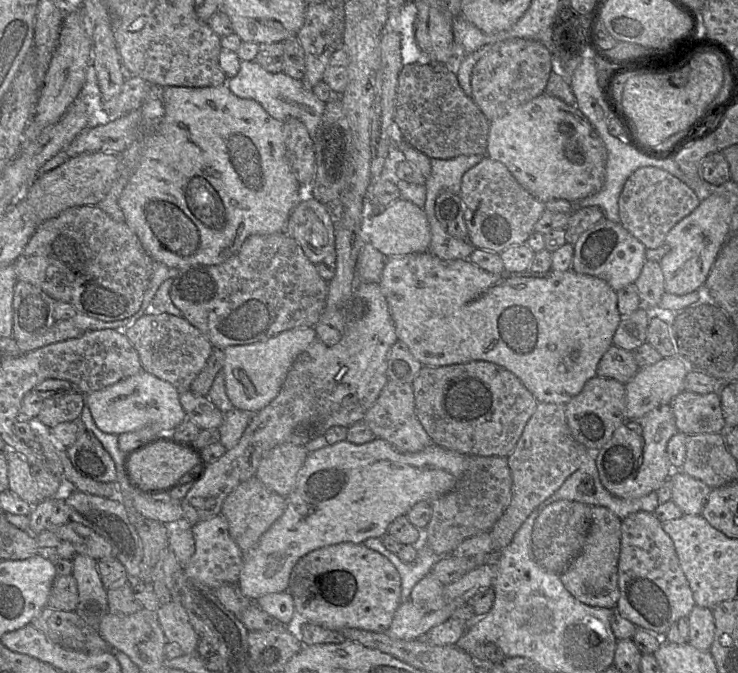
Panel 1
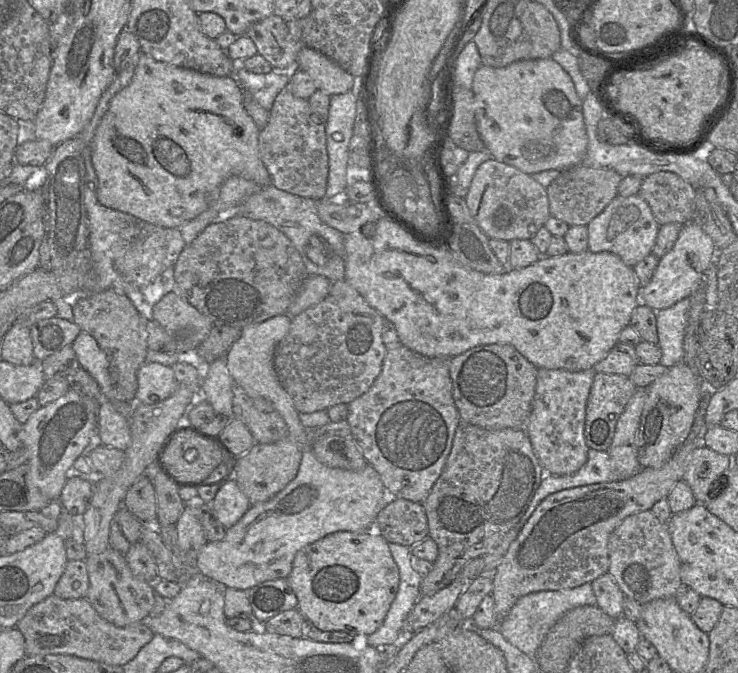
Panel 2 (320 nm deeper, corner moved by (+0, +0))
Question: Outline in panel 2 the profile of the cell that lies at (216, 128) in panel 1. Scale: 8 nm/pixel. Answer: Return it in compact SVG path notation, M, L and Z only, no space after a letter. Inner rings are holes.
M140 52L135 64L136 68L131 82L112 98L91 142L92 165L98 179L97 198L101 205L129 213L156 226L179 228L206 211L211 203L218 198L223 183L231 176L239 176L253 181L260 187L271 184L271 176L261 159L259 151L261 130L245 109L245 94L235 76L218 77L200 73L157 61L142 52Z

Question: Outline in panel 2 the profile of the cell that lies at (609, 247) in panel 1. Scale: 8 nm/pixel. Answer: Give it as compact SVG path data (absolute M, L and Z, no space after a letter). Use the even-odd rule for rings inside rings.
M638 194L629 197L617 195L604 210L595 216L587 225L588 250L593 253L611 252L618 255L627 266L634 267L652 253L659 227L660 225L653 217L649 205Z

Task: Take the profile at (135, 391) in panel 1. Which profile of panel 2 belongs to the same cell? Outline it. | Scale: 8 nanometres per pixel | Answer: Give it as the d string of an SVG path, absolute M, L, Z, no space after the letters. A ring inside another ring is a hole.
M145 362L137 372L135 404L156 404L170 397L178 388L171 367Z

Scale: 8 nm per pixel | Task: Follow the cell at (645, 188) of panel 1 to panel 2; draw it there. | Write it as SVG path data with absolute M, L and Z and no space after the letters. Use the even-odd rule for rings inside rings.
M673 172L646 176L637 194L647 202L659 225L686 224L693 218L695 190Z

